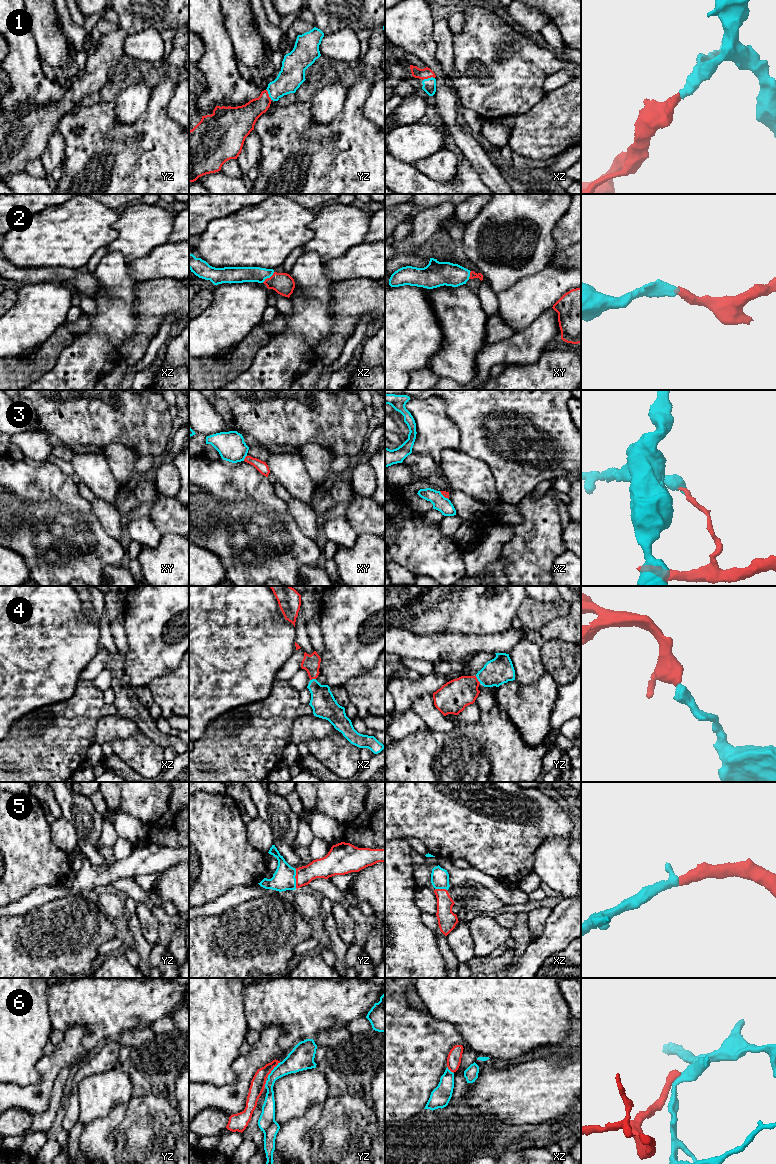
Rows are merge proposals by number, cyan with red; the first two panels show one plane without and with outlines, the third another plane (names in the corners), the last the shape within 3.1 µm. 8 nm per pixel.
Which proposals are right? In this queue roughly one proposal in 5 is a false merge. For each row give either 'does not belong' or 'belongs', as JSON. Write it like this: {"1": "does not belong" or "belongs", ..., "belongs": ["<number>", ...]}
{"1": "belongs", "2": "belongs", "3": "does not belong", "4": "belongs", "5": "belongs", "6": "does not belong", "belongs": ["1", "2", "4", "5"]}

